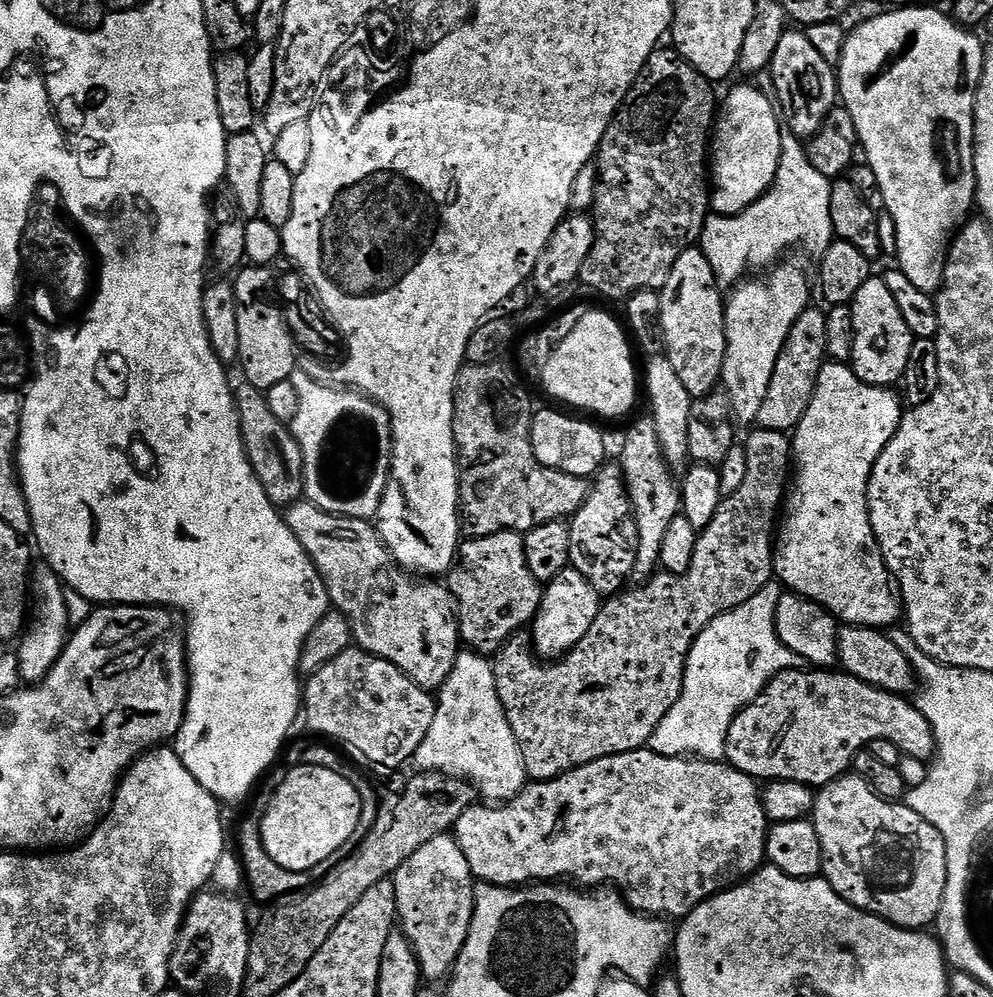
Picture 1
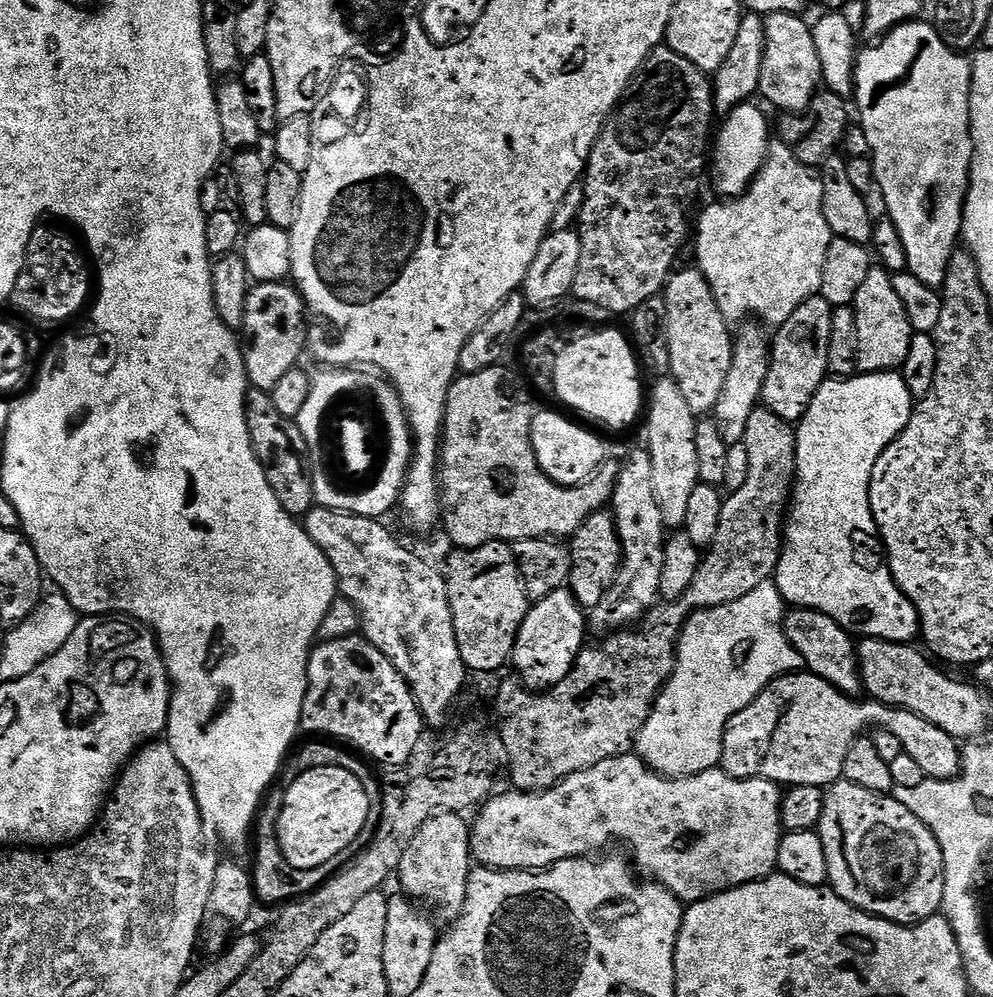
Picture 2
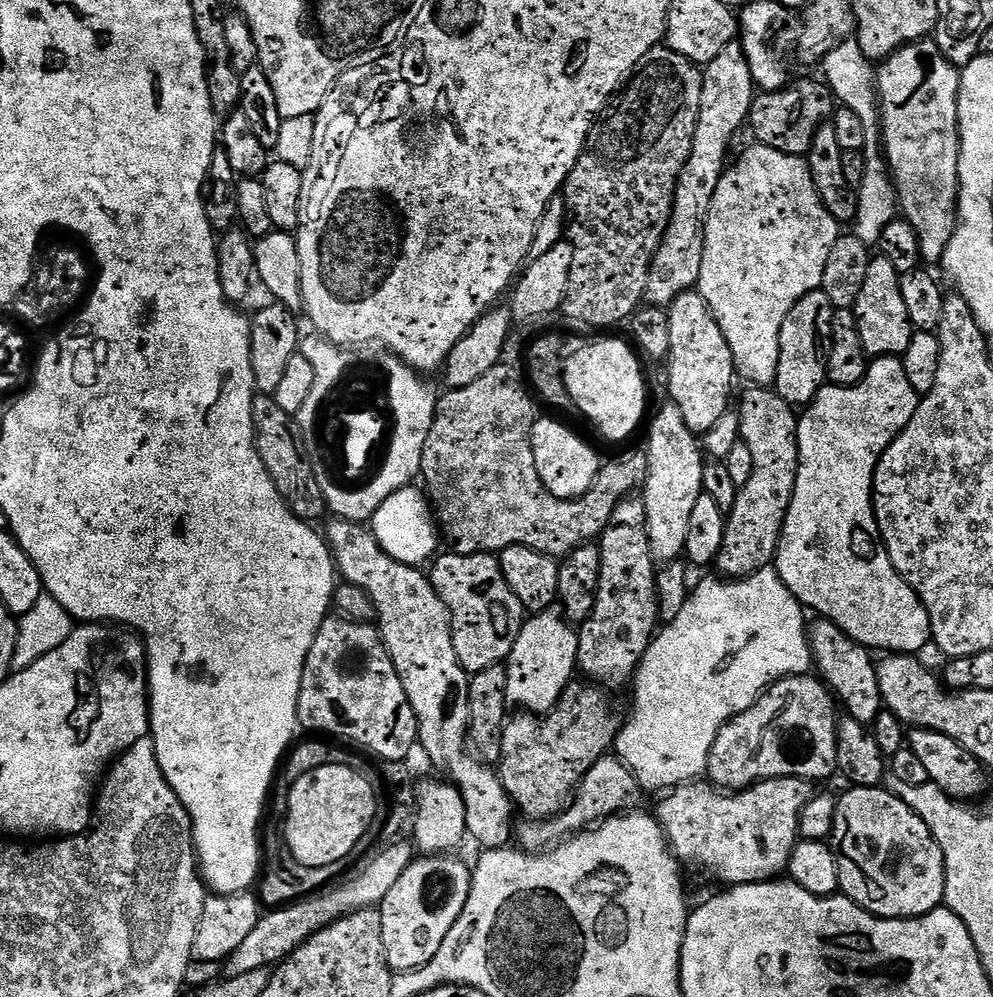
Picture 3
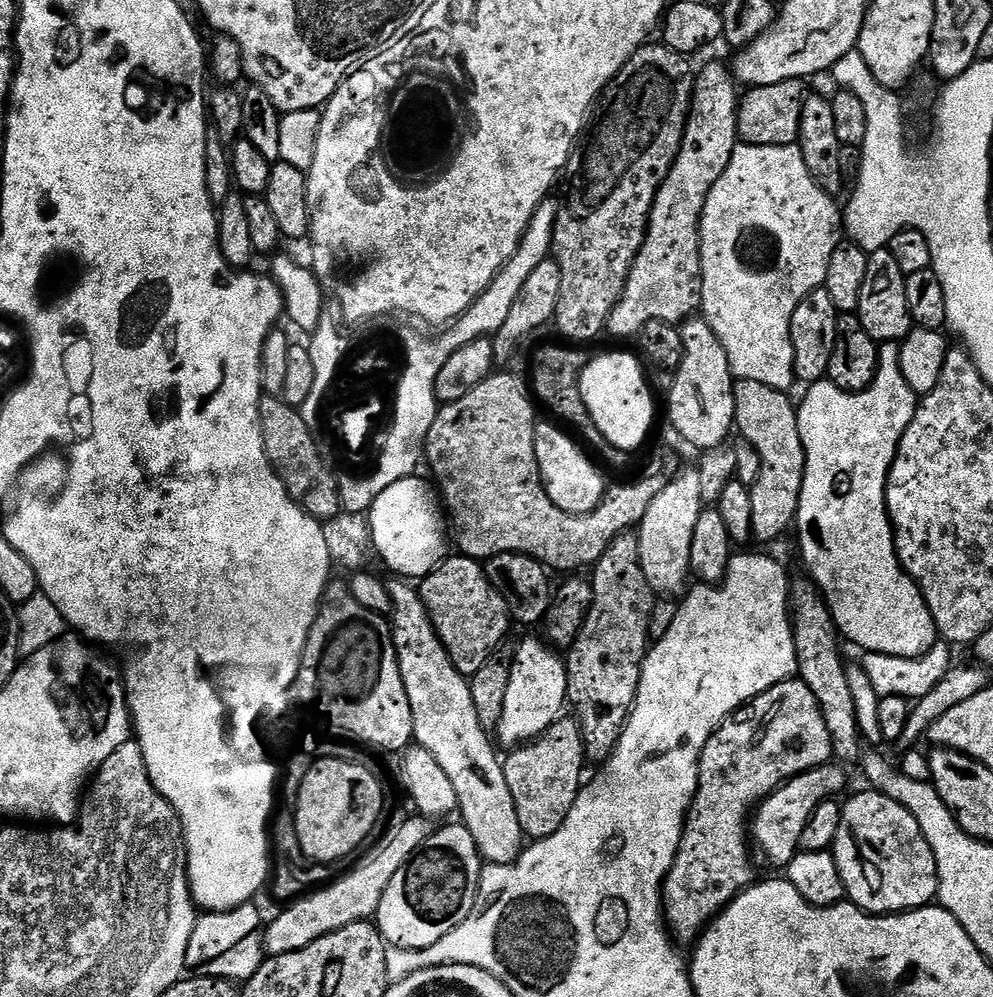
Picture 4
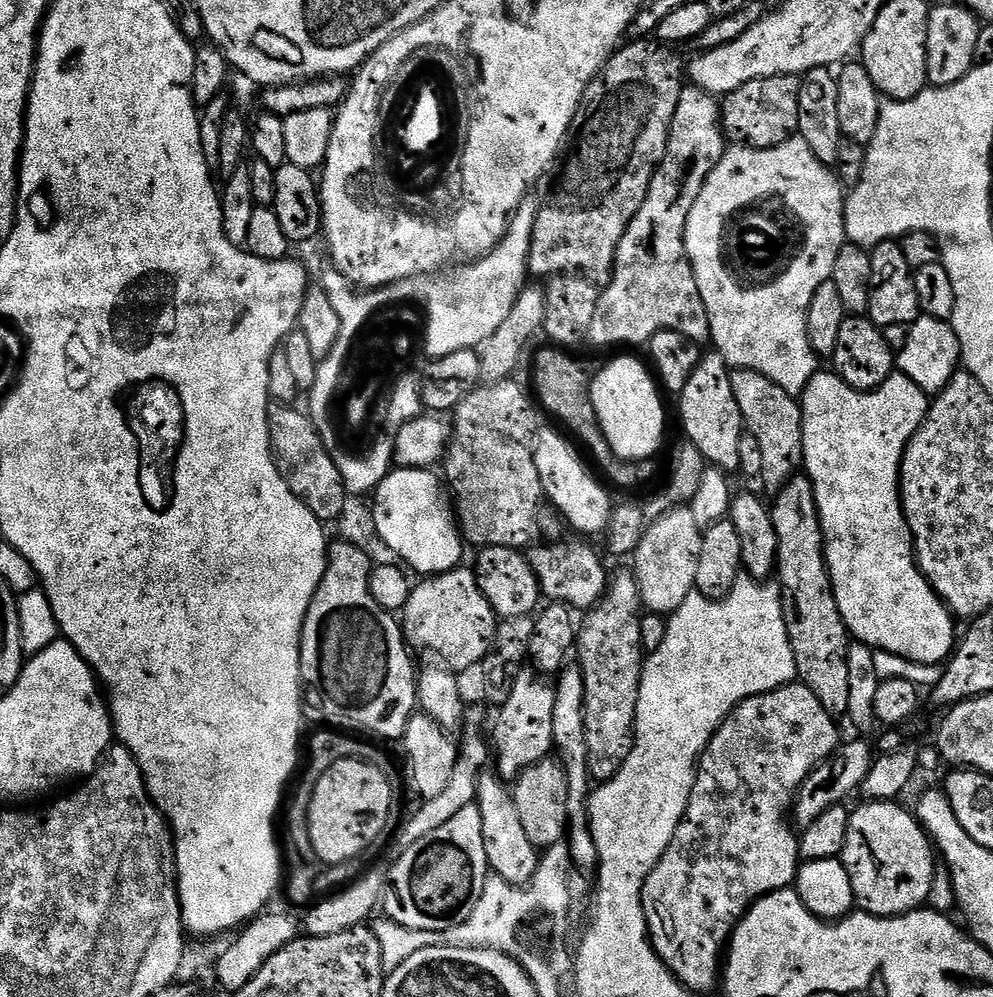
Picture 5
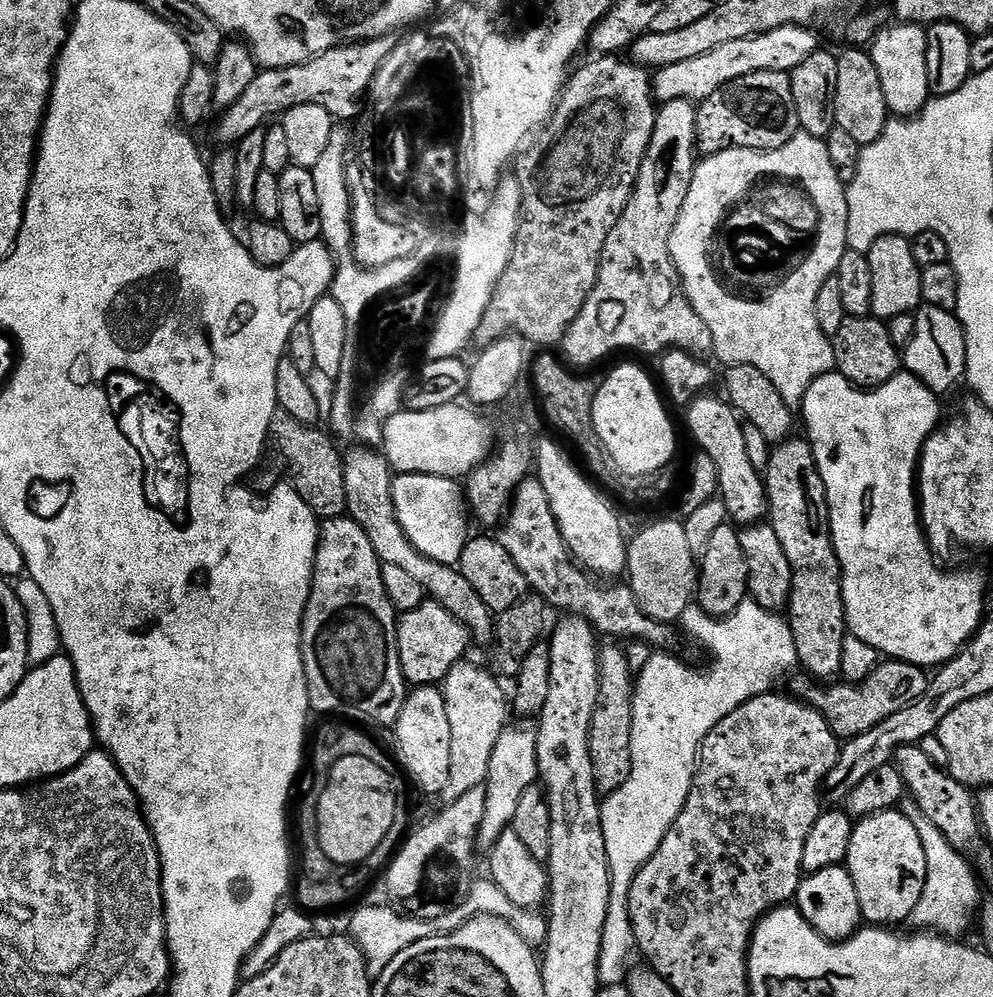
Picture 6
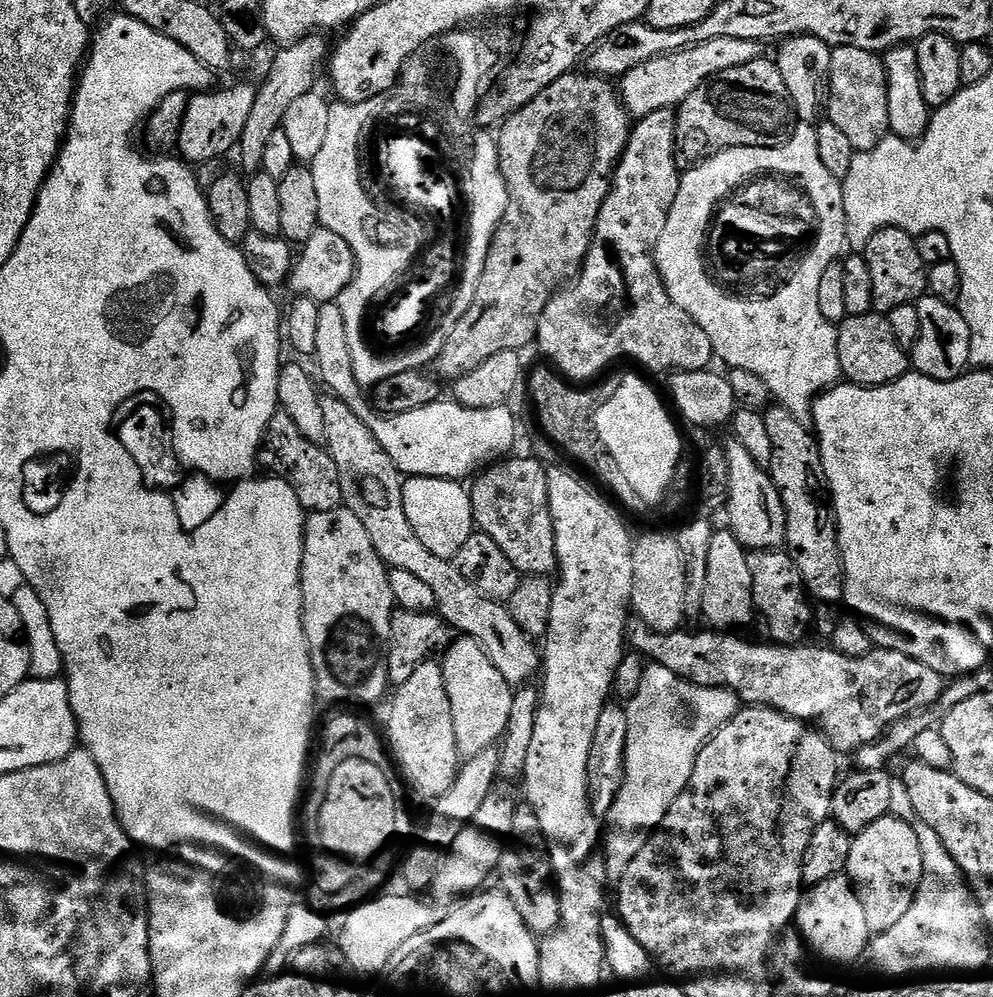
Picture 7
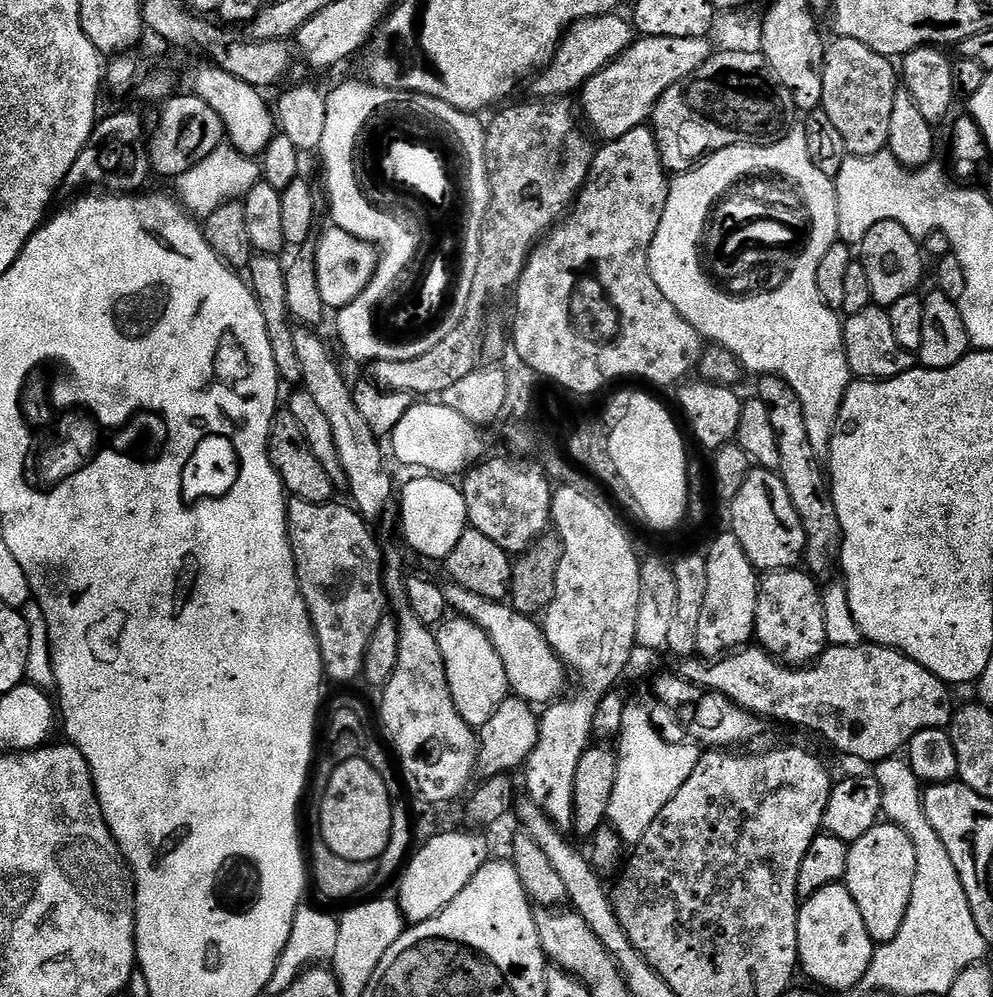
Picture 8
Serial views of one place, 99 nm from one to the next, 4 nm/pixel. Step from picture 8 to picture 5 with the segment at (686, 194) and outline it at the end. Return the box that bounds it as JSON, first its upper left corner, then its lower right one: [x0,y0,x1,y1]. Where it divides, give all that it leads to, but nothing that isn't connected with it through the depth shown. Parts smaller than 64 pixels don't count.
[684,134,846,397]

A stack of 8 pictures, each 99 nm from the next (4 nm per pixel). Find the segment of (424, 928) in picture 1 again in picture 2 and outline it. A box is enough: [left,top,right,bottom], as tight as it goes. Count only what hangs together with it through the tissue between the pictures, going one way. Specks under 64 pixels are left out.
[398,812,474,918]

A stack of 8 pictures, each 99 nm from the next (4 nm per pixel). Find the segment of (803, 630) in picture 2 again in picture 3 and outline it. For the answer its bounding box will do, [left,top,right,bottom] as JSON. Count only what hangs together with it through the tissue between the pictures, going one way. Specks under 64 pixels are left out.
[808,618,884,725]

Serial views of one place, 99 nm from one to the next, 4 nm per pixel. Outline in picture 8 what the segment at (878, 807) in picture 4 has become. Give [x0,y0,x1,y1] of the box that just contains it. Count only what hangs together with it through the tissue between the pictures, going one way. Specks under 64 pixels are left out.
[843,824,915,945]

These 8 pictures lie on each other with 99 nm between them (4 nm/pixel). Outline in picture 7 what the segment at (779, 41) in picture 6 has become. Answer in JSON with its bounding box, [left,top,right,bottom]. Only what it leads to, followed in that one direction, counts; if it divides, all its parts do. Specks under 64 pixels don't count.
[619,38,761,118]

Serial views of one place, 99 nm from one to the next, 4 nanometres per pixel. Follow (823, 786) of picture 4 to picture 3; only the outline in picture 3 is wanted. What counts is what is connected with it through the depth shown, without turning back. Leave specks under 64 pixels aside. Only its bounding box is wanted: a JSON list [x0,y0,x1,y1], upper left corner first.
[654,776,813,886]

